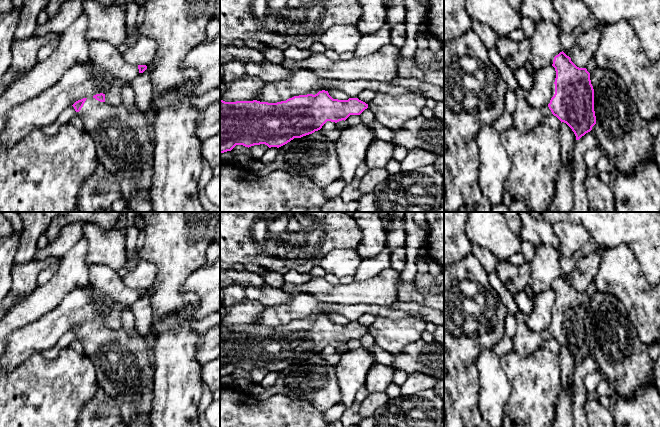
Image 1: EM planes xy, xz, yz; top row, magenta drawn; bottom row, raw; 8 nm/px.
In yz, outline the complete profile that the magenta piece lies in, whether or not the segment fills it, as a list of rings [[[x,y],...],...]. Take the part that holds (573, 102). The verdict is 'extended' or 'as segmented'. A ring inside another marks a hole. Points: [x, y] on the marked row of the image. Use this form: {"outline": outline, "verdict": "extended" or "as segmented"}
{"outline": [[[563,51],[554,57],[552,66],[556,71],[555,94],[548,104],[552,114],[561,123],[566,123],[574,132],[576,140],[592,130],[596,124],[594,111],[594,89],[590,80],[590,73],[586,68],[577,67]]], "verdict": "as segmented"}

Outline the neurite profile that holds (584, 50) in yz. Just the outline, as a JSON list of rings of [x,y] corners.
[[[599,23],[598,28],[592,27],[588,32],[580,35],[572,49],[563,52],[571,58],[577,67],[586,68],[589,60],[595,56],[605,28],[604,23]]]

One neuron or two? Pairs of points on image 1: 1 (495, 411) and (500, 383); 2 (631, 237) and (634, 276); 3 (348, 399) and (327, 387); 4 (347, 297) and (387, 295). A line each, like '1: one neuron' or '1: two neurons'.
1: one neuron
2: two neurons
3: two neurons
4: one neuron

